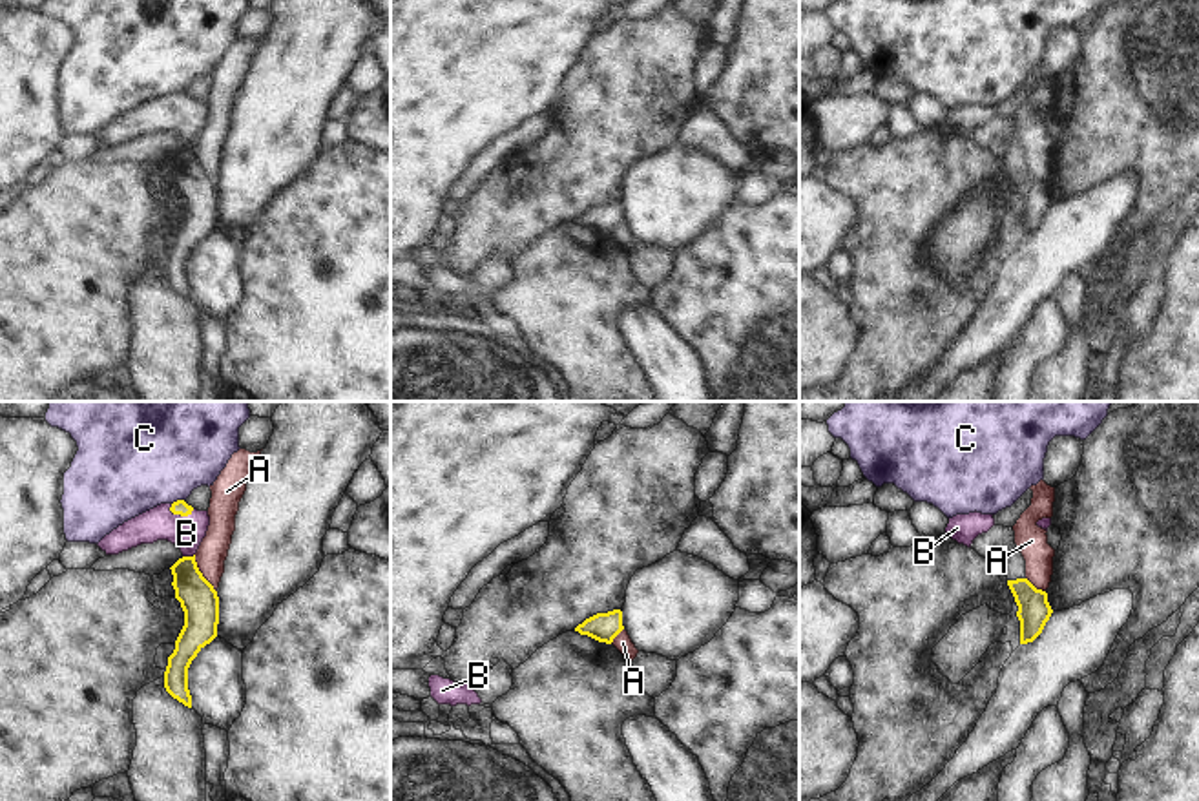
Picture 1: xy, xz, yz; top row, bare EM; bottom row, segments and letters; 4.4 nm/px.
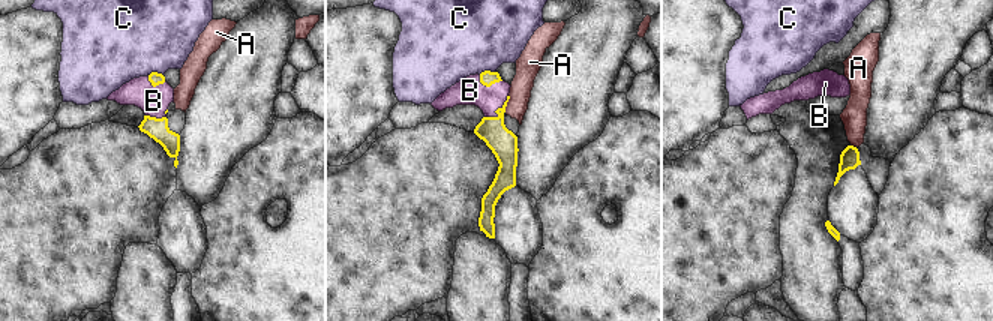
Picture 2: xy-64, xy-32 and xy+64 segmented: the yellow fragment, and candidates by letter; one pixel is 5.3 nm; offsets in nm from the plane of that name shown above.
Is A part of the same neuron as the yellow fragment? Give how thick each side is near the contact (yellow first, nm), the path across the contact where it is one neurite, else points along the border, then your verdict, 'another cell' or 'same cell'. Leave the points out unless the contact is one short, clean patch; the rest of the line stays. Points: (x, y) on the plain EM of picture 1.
170/130 nm | along xy (194, 146), (198, 161), (216, 183) | another cell

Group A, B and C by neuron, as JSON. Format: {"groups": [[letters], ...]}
{"groups": [["A"], ["B"], ["C"]]}

